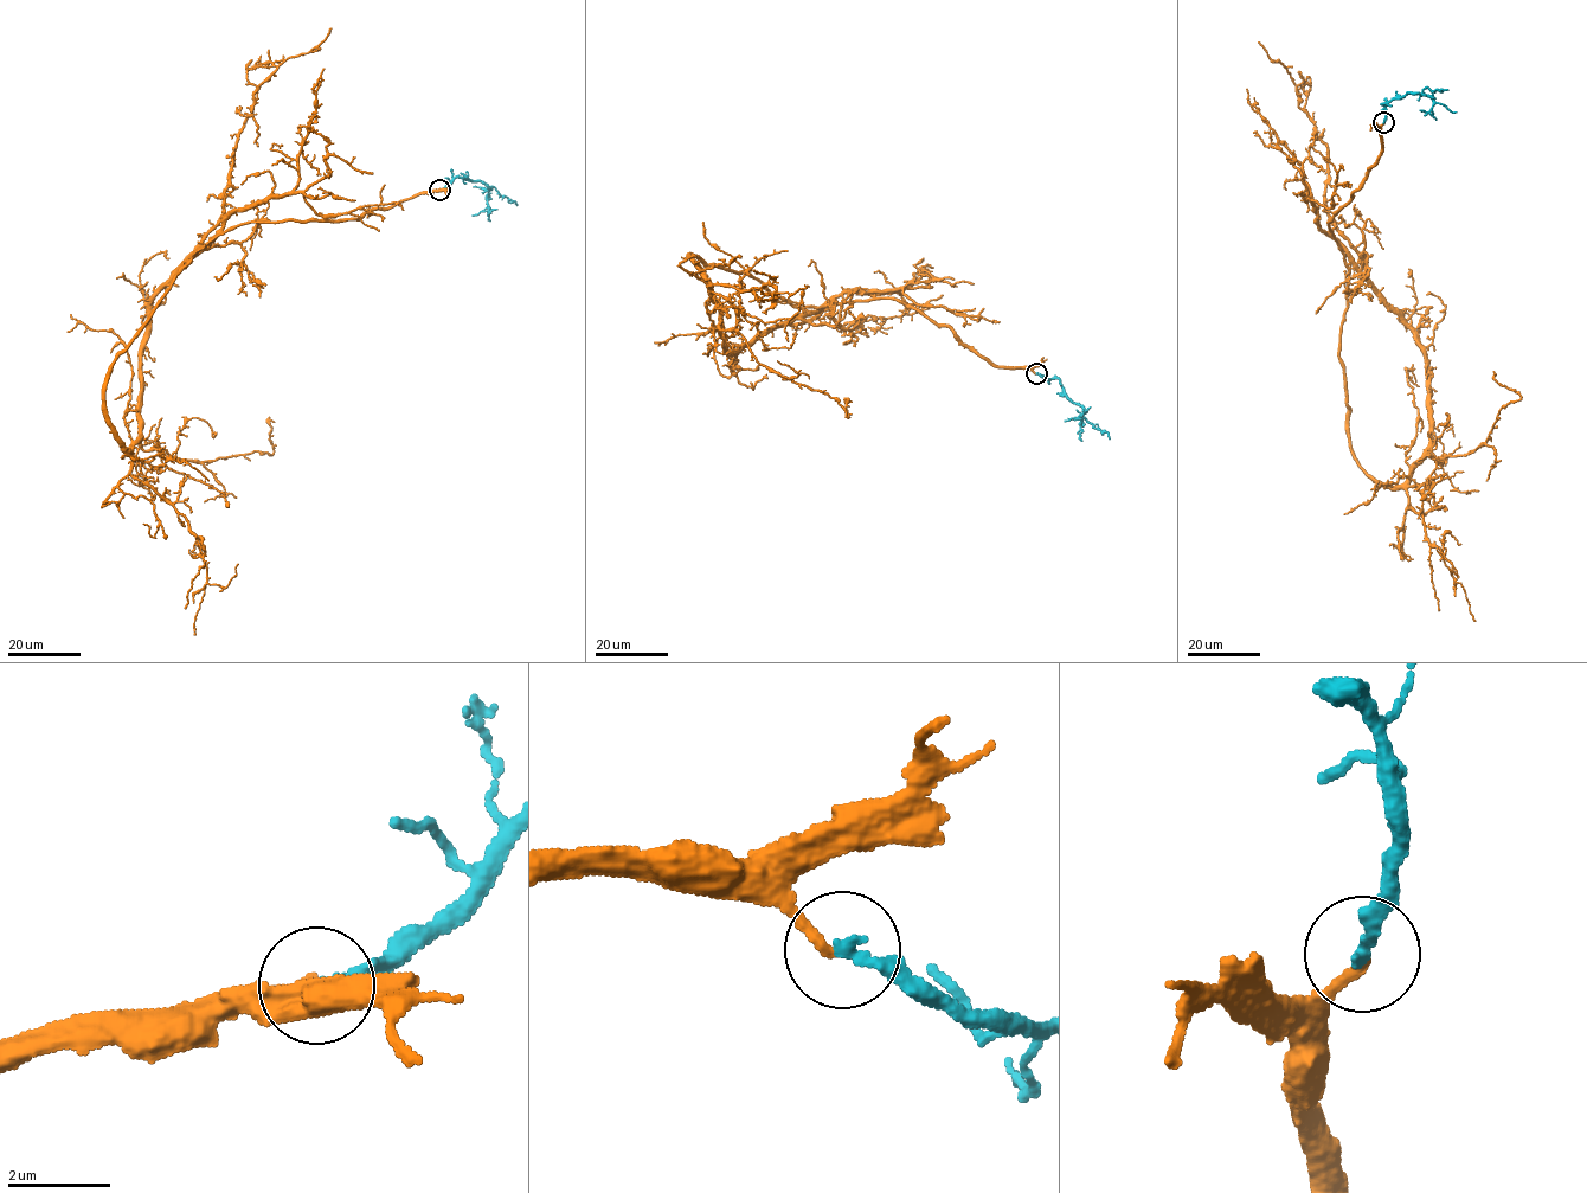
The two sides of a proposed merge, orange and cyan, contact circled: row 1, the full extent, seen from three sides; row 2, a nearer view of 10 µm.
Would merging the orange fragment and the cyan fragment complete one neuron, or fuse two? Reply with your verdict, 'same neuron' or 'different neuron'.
different neuron

